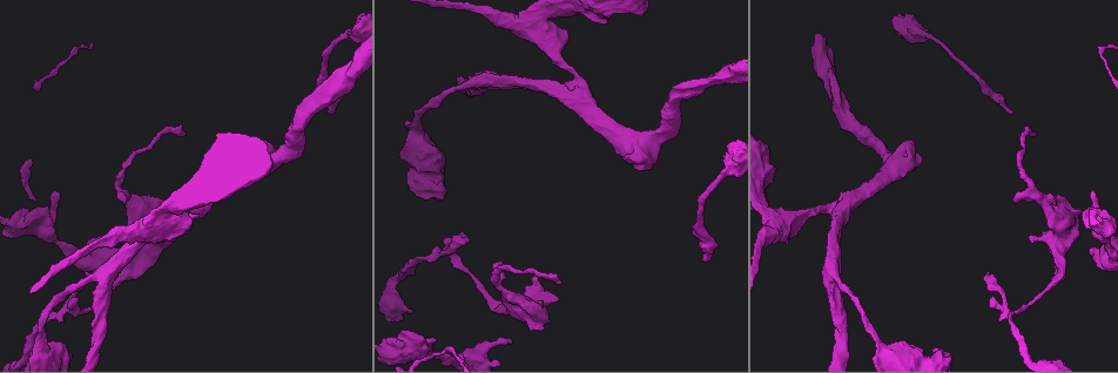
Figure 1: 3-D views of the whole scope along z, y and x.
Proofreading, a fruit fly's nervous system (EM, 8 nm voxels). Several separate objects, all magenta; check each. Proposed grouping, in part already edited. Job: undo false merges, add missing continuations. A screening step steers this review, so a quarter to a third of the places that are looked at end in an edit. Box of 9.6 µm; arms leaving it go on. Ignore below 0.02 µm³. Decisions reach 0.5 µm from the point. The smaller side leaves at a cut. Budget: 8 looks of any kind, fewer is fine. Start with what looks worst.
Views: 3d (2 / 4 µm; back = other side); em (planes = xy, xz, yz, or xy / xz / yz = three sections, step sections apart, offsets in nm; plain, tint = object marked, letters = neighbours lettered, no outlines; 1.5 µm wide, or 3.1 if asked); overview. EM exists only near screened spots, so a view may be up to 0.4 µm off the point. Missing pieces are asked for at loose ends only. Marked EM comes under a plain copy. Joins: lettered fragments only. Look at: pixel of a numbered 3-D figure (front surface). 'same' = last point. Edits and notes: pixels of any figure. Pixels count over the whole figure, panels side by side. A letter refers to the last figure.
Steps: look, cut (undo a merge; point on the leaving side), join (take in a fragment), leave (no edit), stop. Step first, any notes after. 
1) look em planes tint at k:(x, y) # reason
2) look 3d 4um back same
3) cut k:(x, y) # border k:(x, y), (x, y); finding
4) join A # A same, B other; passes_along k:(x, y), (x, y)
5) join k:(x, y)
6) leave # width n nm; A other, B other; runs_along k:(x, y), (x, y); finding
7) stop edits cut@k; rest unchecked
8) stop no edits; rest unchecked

look 3d 2um at 1:(329, 112) # an open end

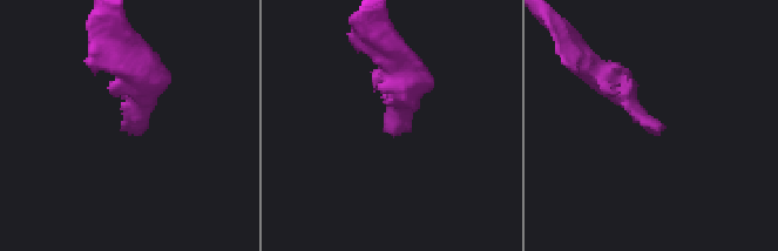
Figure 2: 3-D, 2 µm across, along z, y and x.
look em planes letters at 2:(662, 130)

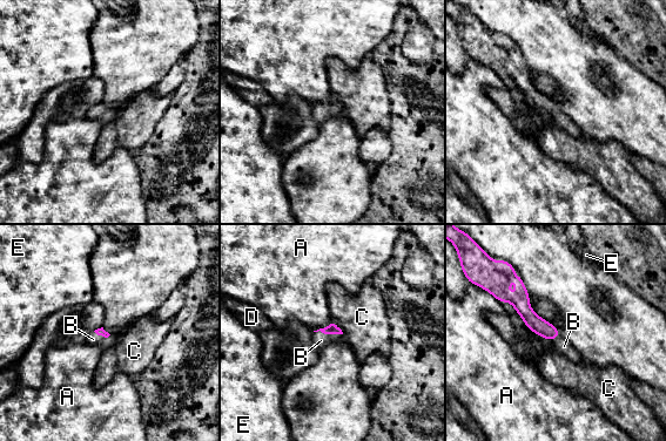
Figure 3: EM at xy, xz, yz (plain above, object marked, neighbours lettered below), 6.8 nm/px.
join B # A other, B same, C other, D other, E other; passes_along 3:(332, 328), (328, 333), (321, 340); it goes on there

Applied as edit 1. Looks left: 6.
look 3d 4um at 1:(438, 182) # free end

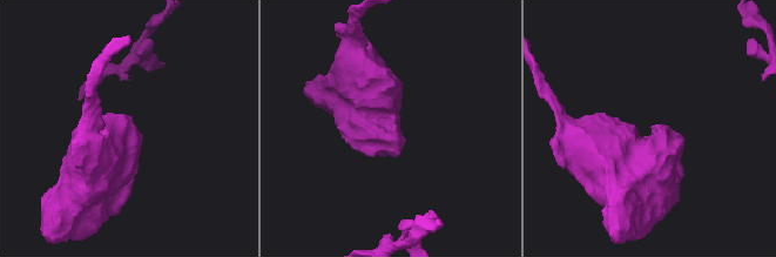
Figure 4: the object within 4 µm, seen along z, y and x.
look em planes letters at 4:(653, 128) # now the EM

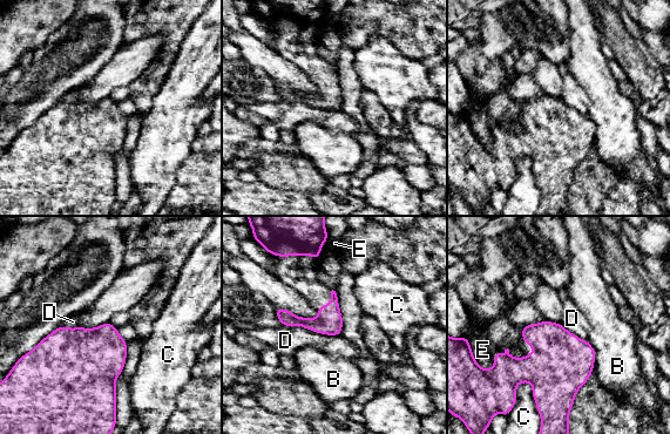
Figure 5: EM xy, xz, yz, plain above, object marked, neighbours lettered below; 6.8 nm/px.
leave # B other, C other, D other, E other; no lettered fragment goes on from it

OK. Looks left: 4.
look em planes letters at 1:(186, 133) # tapers out

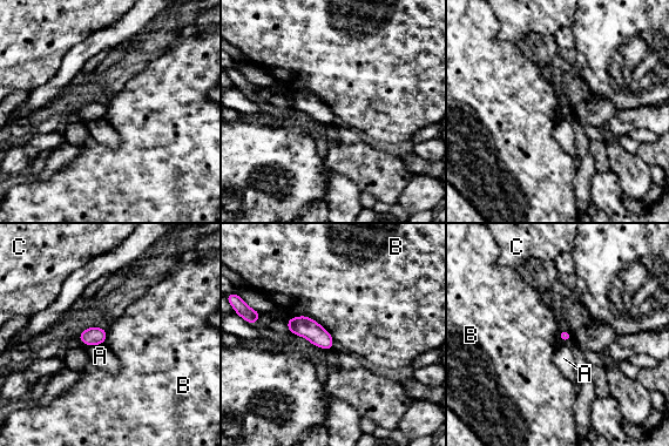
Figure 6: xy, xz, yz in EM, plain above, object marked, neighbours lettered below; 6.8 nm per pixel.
leave # A other, B other, C other; border 6:(289, 316), (313, 318), (333, 340); no lettered fragment goes on from it

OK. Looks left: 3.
stop edits join@3; rest unchecked

